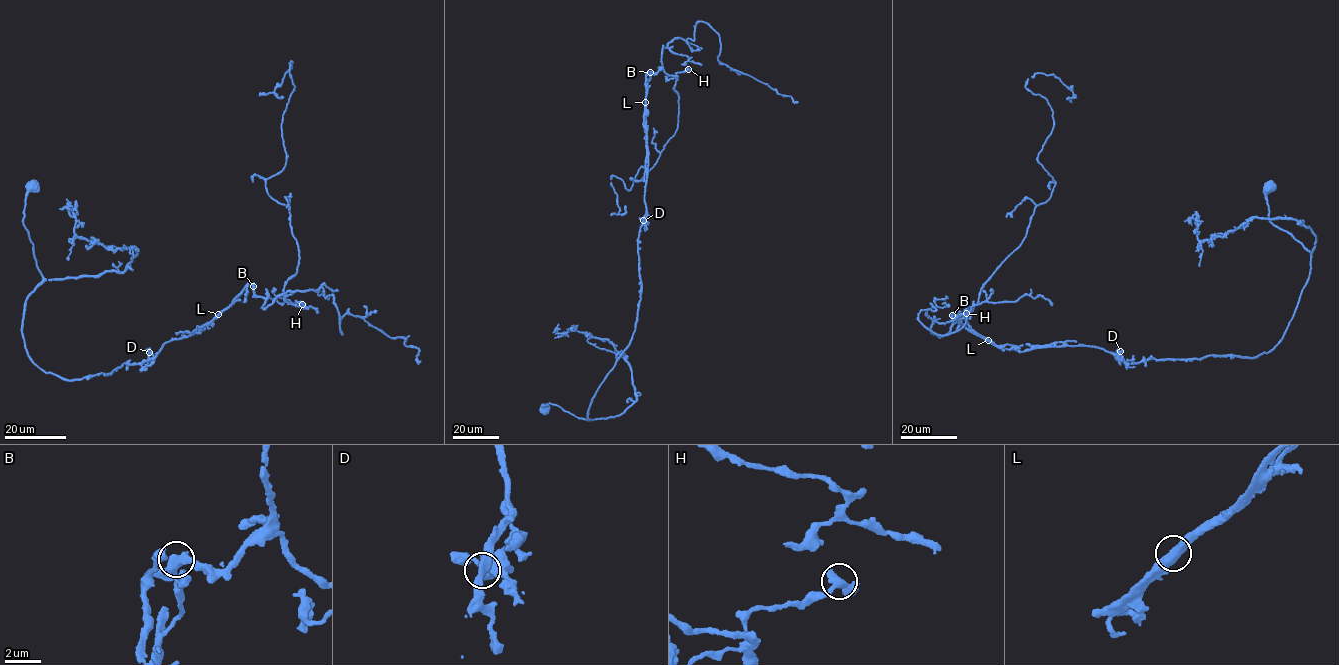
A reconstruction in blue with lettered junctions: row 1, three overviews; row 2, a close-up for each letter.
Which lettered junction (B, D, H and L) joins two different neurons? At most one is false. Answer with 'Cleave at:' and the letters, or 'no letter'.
Cleave at: L

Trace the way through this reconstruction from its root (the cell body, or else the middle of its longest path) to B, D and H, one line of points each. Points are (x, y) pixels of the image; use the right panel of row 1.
B: (1269, 187), (1269, 221), (1311, 267), (1267, 352), (1129, 363), (1082, 345), (1022, 351), (952, 315)
D: (1269, 187), (1269, 221), (1311, 253), (1307, 282), (1282, 340), (1251, 357), (1150, 358), (1126, 365), (1120, 351)
H: (1269, 187), (1269, 221), (1311, 267), (1267, 352), (1022, 351), (955, 322), (966, 313)

